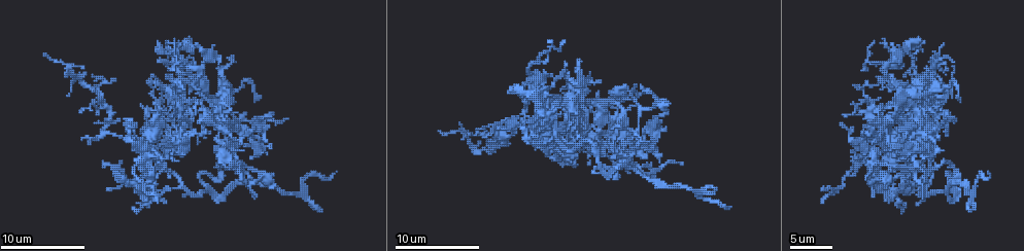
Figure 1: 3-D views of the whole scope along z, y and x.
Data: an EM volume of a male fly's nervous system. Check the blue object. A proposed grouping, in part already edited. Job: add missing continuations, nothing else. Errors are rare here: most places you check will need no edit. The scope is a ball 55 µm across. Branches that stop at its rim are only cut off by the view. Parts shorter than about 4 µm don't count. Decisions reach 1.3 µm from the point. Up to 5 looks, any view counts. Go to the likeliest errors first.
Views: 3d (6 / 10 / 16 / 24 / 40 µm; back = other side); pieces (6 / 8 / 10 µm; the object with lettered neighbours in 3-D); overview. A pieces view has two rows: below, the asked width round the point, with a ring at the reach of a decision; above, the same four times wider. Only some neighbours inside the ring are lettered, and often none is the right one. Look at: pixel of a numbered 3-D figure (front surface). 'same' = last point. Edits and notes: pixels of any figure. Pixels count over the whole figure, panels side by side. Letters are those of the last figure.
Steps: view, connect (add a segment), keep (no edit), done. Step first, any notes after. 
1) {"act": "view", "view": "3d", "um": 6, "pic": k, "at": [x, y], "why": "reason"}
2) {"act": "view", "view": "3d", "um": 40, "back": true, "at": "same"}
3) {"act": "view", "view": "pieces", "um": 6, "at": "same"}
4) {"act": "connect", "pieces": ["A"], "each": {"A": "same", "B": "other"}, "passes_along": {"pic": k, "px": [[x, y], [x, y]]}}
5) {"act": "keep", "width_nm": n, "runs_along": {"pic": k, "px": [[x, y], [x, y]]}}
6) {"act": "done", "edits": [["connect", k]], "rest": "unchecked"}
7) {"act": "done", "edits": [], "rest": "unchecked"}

{"act": "view", "view": "3d", "um": 6, "pic": 1, "at": [853, 153], "why": "branch stops here"}

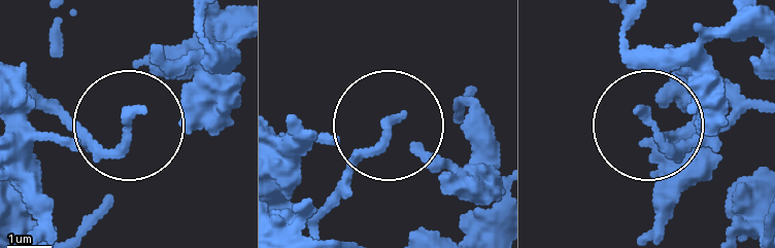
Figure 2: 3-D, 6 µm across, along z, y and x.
{"act": "view", "view": "pieces", "um": 6, "pic": 2, "at": [135, 114], "why": "see the neighbours"}

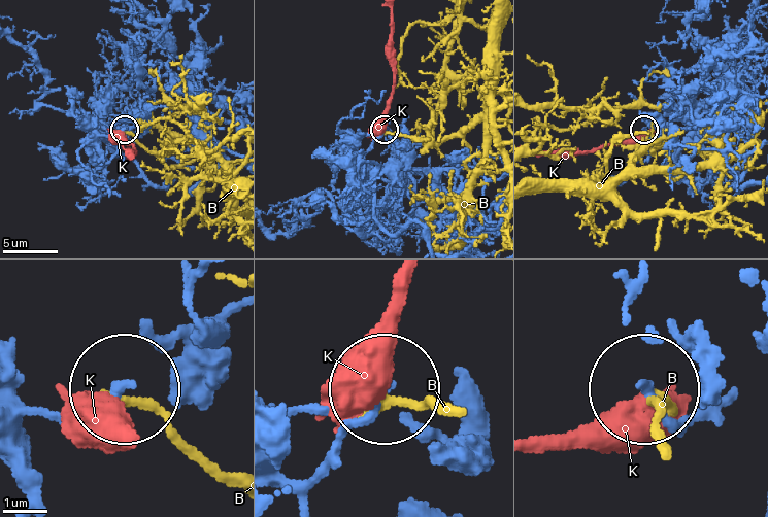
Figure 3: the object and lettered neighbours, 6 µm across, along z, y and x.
{"act": "keep", "width_nm": 180, "each": {"B": "other", "K": "other"}, "found": "no lettered segment goes on from it"}

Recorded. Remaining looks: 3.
{"act": "view", "view": "pieces", "um": 6, "pic": 1, "at": [892, 113], "why": "branch stops here"}

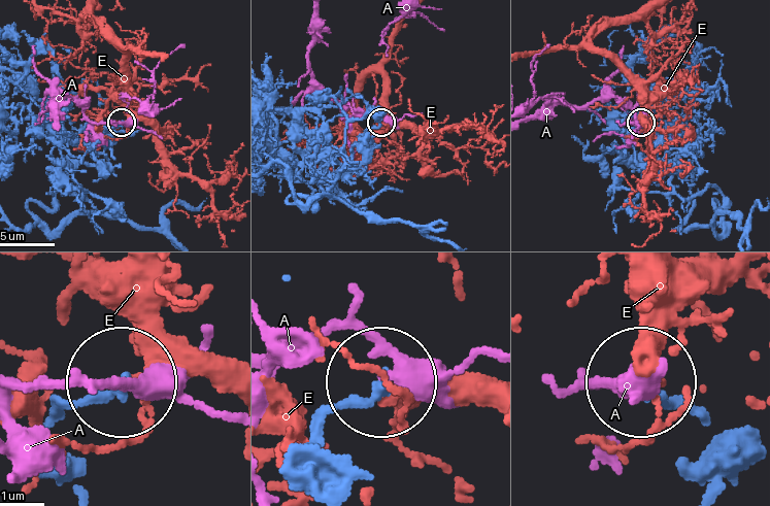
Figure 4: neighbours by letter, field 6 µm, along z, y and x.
{"act": "keep", "each": {"A": "other", "E": "other"}, "runs_along": {"pic": 4, "px": [[303, 452], [336, 411], [377, 390]]}, "found": "none of them fits"}

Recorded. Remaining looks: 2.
{"act": "view", "view": "pieces", "um": 10, "pic": 1, "at": [168, 175], "why": "thin end"}

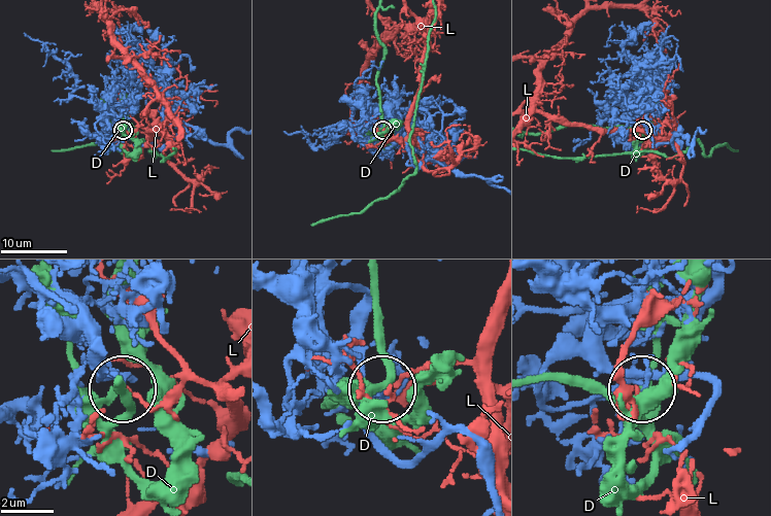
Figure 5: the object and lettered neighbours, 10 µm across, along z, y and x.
{"act": "keep", "each": {"D": "other", "L": "other"}, "found": "no lettered segment goes on from it"}

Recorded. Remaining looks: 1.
{"act": "done", "edits": [], "rest": "unchecked"}

